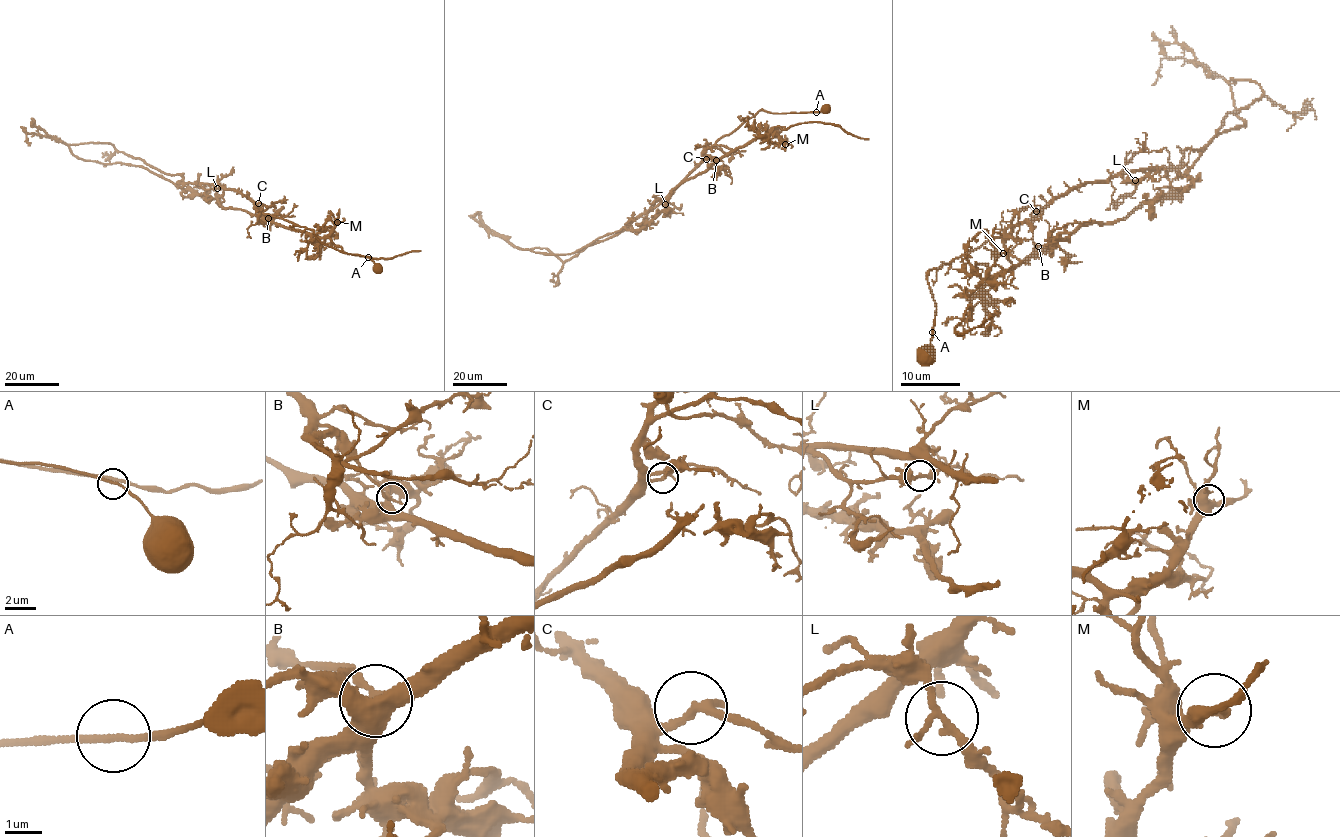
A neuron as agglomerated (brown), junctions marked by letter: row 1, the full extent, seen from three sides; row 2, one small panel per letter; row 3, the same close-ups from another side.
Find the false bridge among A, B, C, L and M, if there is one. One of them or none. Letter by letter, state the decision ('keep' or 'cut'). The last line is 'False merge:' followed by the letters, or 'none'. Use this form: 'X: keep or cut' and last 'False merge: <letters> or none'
A: keep
B: cut
C: keep
L: keep
M: keep
False merge: B

